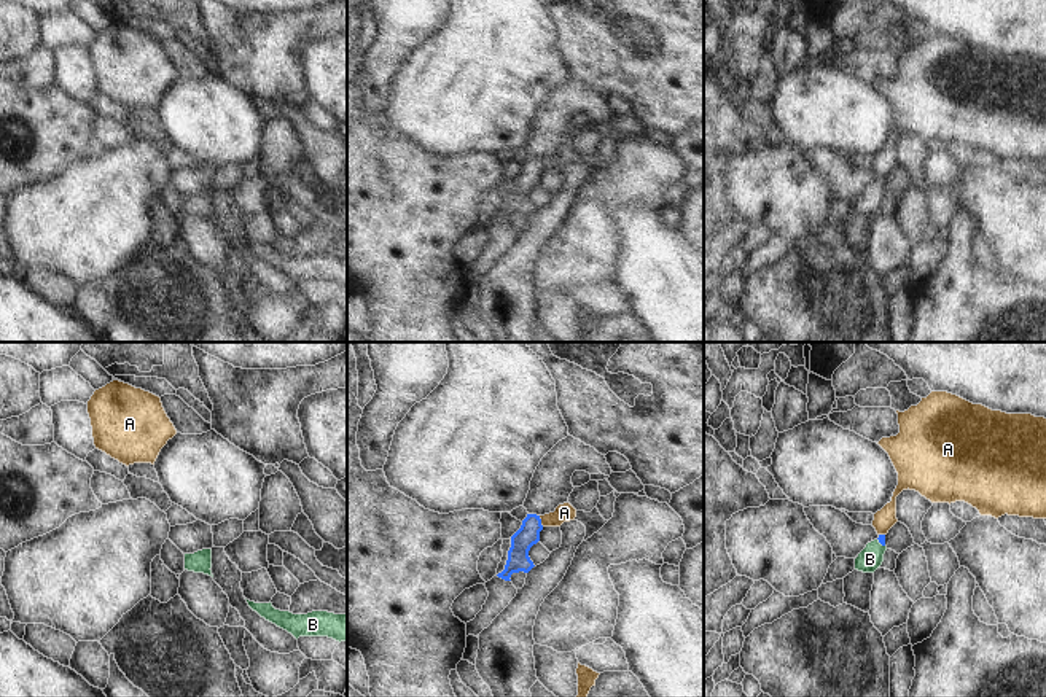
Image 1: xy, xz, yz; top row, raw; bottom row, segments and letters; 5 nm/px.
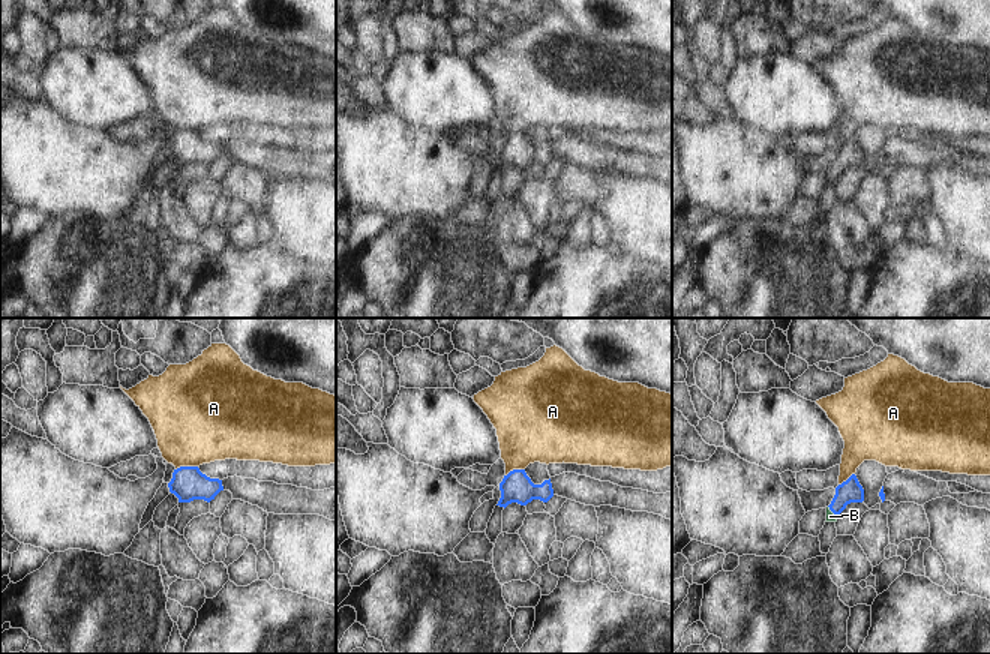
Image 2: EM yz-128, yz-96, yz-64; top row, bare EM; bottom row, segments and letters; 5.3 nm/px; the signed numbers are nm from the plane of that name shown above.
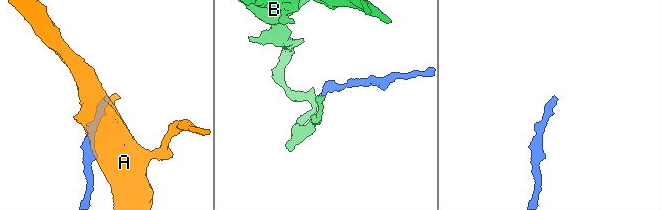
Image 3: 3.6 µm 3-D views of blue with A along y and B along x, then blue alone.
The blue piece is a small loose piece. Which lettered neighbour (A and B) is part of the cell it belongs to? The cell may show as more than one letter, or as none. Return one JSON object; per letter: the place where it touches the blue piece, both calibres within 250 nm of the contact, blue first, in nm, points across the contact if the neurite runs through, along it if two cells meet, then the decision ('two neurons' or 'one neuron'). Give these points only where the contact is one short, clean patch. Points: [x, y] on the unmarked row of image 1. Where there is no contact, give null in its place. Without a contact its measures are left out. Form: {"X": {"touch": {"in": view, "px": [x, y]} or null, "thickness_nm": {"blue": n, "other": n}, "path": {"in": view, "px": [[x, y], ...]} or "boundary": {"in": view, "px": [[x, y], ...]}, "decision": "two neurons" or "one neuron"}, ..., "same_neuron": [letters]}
{"A": {"touch": {"in": "xz", "px": [540, 164]}, "thickness_nm": {"blue": 110, "other": 100}, "boundary": {"in": "xz", "px": [[538, 159], [543, 169]]}, "decision": "two neurons"}, "B": {"touch": {"in": "yz", "px": [881, 186]}, "thickness_nm": {"blue": 40, "other": 120}, "path": {"in": "yz", "px": [[881, 182], [881, 186], [870, 202]]}, "decision": "one neuron"}, "same_neuron": ["B"]}

